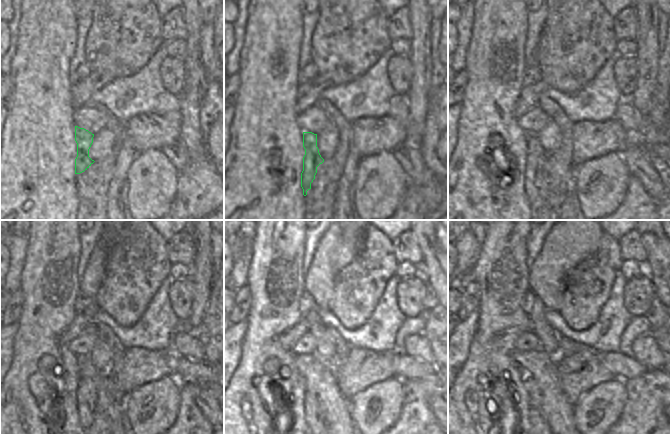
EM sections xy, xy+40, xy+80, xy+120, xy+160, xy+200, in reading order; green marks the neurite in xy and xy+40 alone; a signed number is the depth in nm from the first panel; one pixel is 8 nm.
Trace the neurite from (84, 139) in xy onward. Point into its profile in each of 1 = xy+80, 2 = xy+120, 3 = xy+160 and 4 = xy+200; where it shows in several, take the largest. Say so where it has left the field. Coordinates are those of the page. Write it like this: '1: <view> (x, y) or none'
1: xy+80 (536, 157)
2: xy+120 (87, 389)
3: xy+160 (313, 423)
4: xy+200 (537, 423)

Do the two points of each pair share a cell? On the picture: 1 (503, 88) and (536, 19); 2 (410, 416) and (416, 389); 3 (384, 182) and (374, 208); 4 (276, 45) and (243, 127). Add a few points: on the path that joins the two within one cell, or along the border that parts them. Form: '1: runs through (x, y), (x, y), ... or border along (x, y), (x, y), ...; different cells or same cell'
1: border along (528, 35), (525, 40); different cells
2: runs through (415, 409), (416, 396); same cell
3: runs through (379, 188), (375, 202); same cell
4: runs through (268, 65), (268, 93), (263, 107); same cell

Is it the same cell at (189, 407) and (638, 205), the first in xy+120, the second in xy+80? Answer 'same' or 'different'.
same

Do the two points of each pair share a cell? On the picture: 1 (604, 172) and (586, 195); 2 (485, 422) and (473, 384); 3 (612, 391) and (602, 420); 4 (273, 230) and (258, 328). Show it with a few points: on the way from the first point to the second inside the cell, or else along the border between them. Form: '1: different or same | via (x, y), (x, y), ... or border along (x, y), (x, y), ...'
1: same | via (603, 178), (592, 189)
2: same | via (480, 413), (480, 400), (477, 397), (477, 393)
3: same | via (609, 398), (604, 403), (604, 413)
4: same | via (273, 254), (265, 278), (264, 304)

